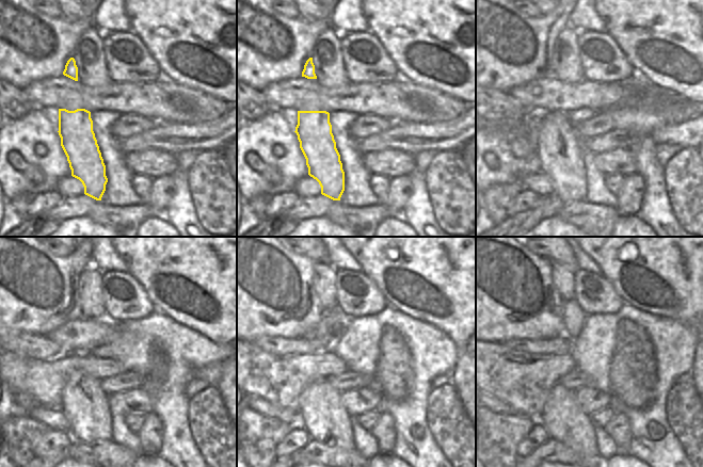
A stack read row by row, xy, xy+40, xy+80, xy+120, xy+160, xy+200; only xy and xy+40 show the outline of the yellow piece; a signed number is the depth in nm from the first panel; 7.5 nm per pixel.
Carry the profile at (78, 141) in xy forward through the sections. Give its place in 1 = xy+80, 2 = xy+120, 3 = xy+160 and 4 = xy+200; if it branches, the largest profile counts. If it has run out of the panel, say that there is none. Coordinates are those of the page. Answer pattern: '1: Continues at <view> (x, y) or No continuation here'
1: Continues at xy+80 (560, 150)
2: Continues at xy+120 (84, 404)
3: Continues at xy+160 (322, 414)
4: Continues at xy+200 (563, 420)

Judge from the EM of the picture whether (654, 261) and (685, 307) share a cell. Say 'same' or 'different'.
same

